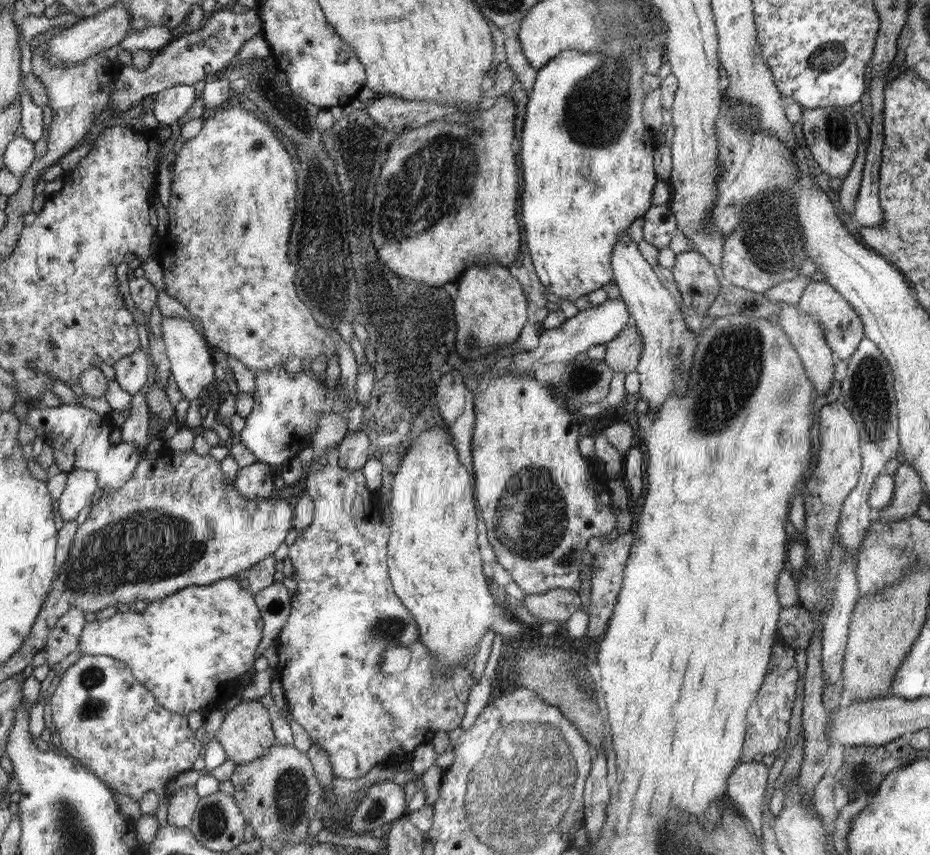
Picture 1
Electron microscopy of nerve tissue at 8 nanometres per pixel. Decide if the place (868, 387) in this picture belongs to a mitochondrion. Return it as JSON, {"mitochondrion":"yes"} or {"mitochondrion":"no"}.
{"mitochondrion":"yes"}

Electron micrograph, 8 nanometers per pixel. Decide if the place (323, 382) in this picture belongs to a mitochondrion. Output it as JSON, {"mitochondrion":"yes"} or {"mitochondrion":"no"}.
{"mitochondrion":"no"}

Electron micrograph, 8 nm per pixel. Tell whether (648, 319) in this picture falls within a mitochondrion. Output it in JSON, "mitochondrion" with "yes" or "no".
{"mitochondrion":"no"}

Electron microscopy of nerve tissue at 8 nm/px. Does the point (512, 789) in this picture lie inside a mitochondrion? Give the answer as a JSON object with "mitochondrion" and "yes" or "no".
{"mitochondrion":"yes"}

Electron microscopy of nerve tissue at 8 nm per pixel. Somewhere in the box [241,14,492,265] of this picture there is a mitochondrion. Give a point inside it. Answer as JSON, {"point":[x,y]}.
{"point":[445,176]}

